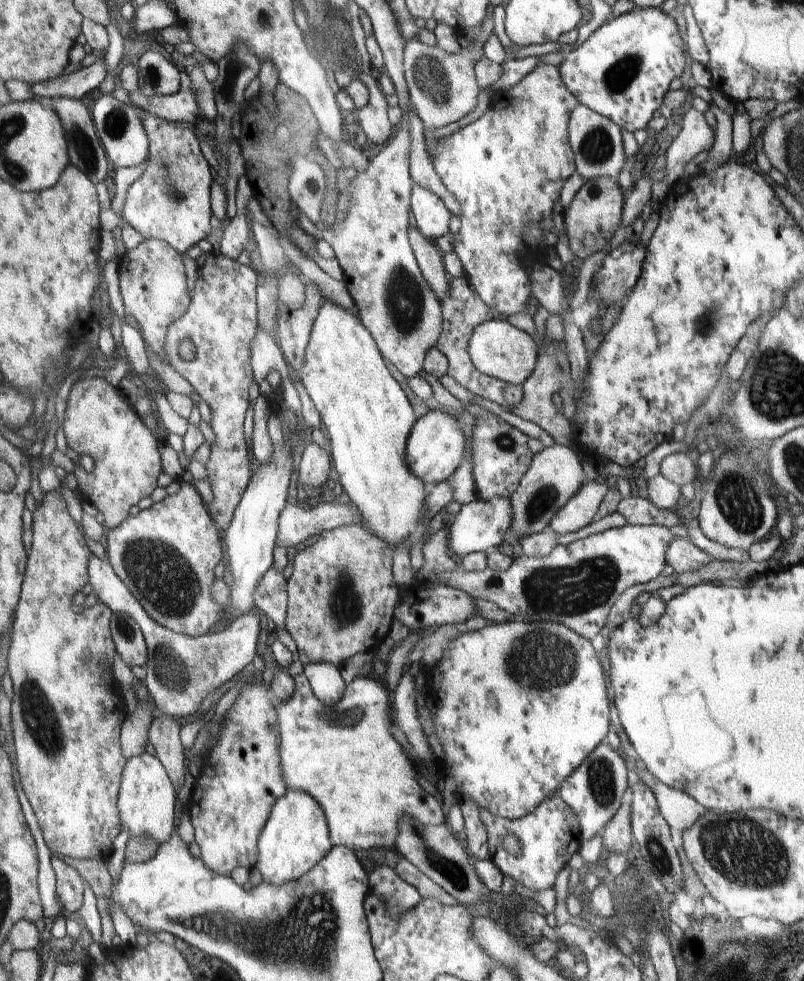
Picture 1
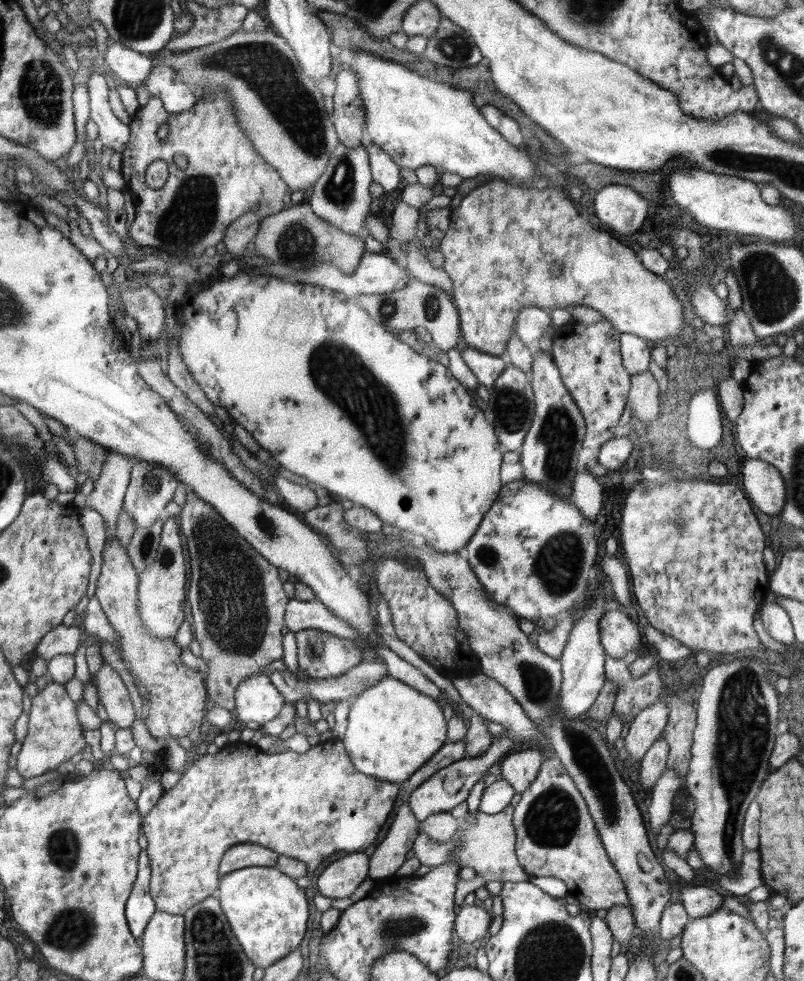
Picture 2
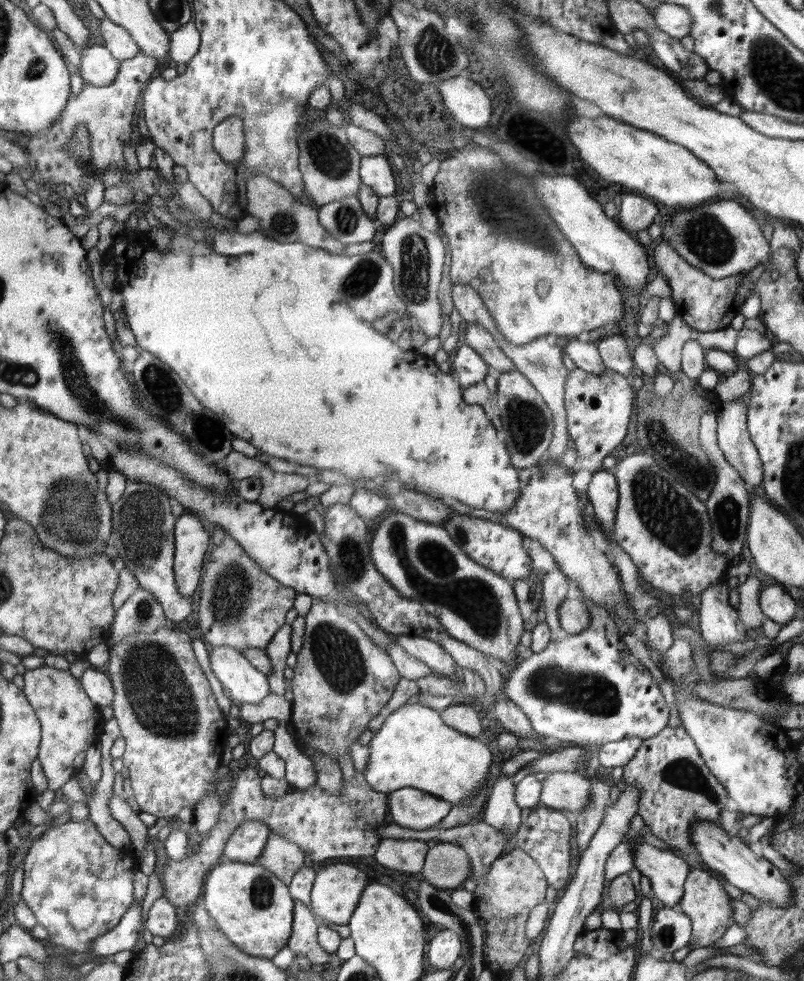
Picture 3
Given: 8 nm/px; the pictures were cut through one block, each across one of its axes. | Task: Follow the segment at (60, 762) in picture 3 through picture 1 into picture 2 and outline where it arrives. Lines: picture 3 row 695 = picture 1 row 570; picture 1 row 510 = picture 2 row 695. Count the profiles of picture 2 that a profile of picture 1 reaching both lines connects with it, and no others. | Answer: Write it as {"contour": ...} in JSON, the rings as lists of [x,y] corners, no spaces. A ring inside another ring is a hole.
{"contour":[[[50,682],[43,690],[37,691],[31,701],[28,733],[14,751],[17,757],[16,772],[23,781],[56,770],[62,762],[82,752],[87,743],[76,713],[78,702],[68,697],[65,685]]]}

